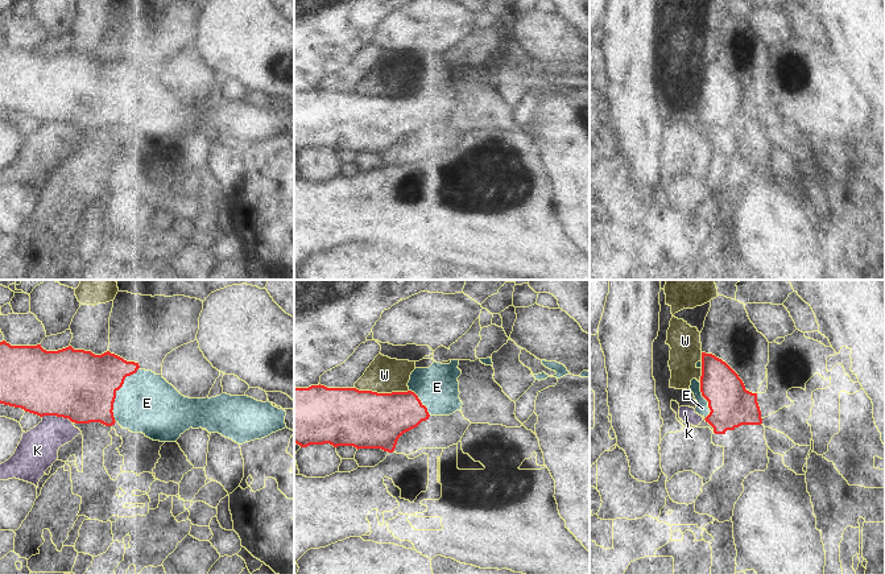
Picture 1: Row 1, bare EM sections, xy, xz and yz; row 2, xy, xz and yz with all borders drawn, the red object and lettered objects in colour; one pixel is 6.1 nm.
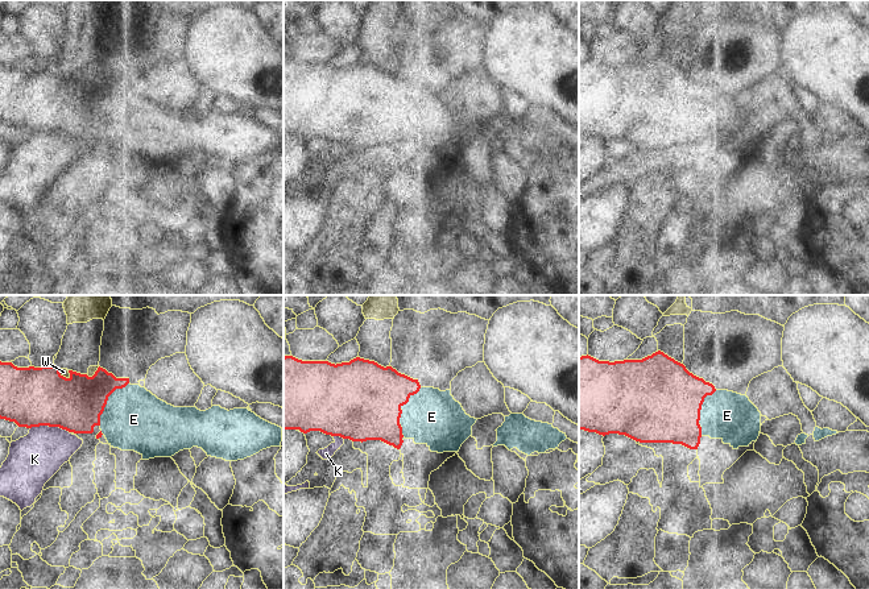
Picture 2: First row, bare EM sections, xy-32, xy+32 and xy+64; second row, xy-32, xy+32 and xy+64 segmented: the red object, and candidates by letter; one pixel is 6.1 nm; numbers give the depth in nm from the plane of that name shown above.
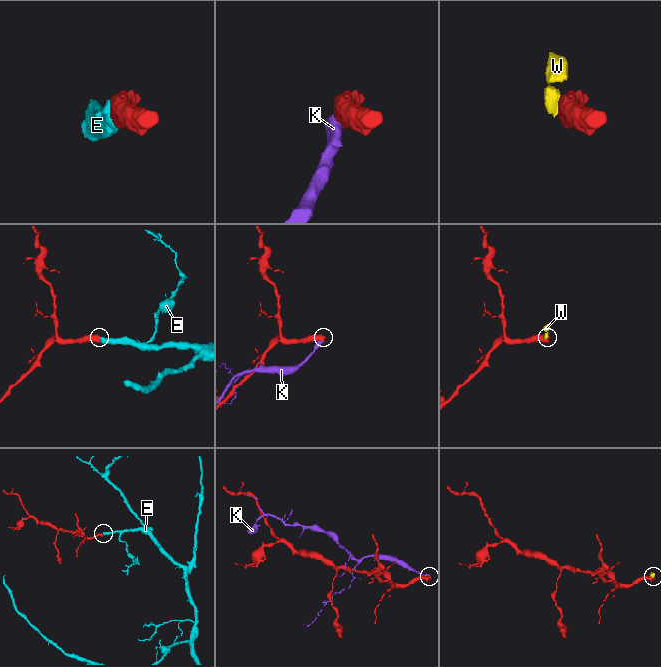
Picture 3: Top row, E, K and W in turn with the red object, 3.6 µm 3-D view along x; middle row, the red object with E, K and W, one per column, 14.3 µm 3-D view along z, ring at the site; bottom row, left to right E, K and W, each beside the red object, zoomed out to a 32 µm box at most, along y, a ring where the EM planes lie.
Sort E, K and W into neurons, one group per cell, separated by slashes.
E / K W

